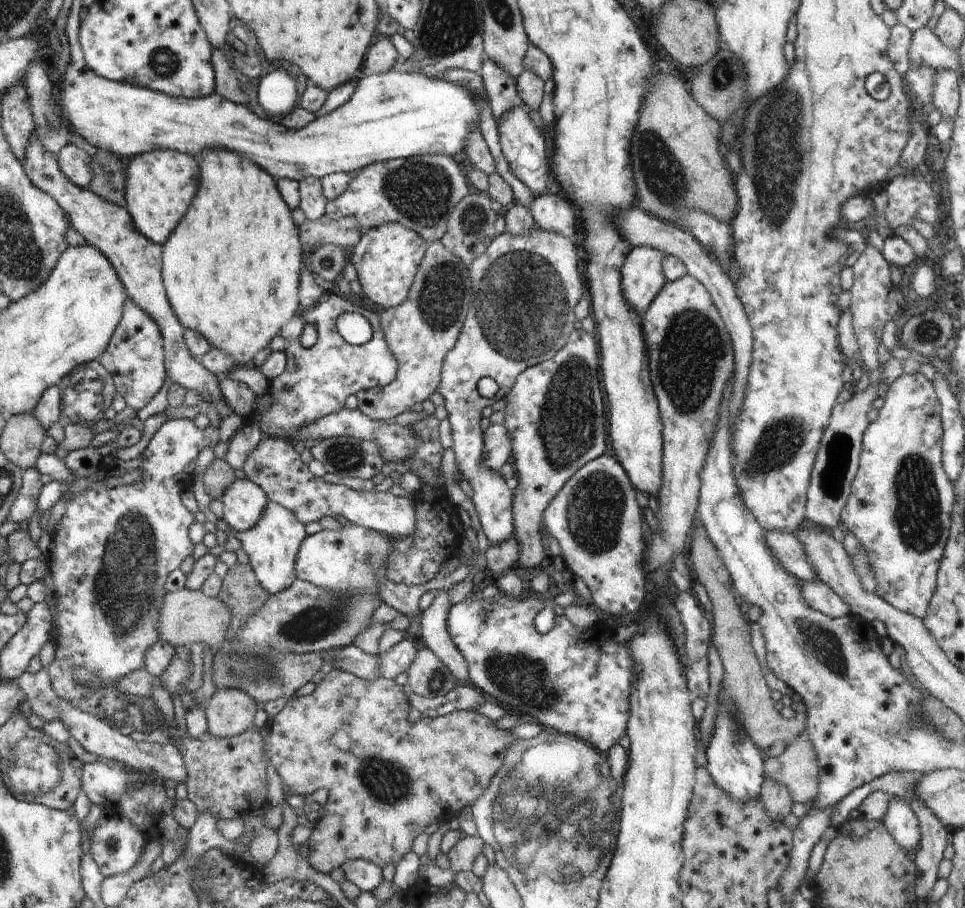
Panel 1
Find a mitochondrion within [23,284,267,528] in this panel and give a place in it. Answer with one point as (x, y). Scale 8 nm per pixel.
(88, 392)

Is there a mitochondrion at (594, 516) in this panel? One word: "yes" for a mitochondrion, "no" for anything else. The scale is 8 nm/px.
yes

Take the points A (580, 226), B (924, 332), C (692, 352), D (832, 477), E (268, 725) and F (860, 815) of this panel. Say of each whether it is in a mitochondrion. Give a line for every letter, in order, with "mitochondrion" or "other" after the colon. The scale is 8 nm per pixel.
A: other
B: mitochondrion
C: mitochondrion
D: mitochondrion
E: other
F: other

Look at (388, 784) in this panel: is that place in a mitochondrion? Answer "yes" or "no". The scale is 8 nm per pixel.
yes

